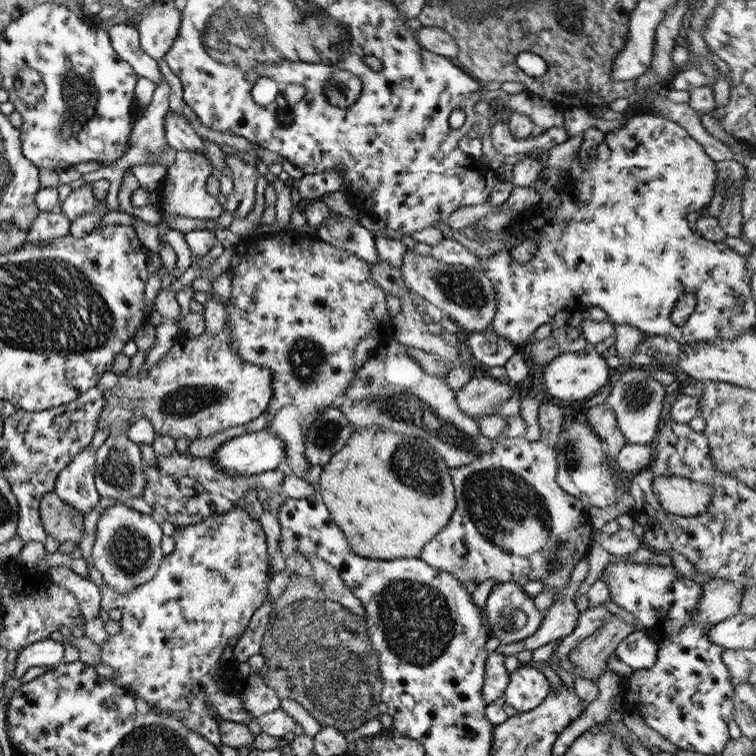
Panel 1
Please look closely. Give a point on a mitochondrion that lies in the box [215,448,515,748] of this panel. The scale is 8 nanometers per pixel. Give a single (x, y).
(339, 679)

